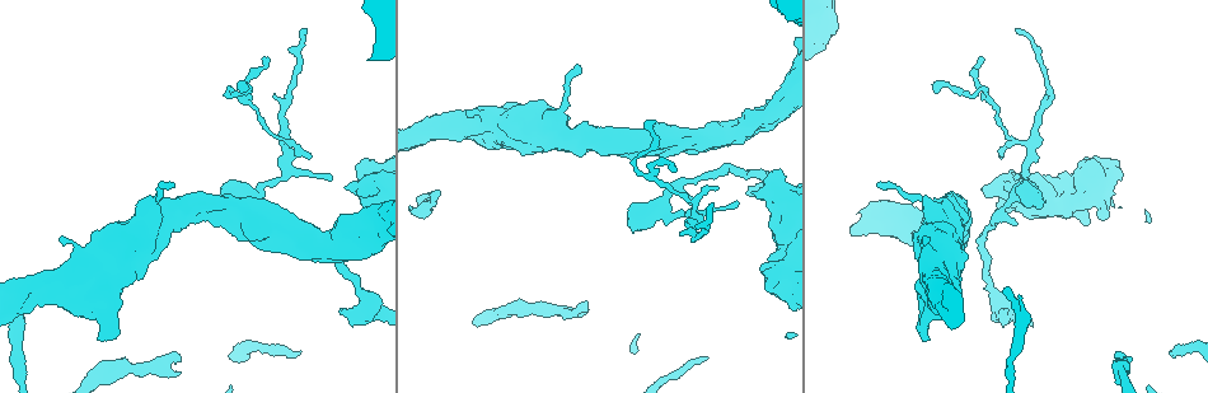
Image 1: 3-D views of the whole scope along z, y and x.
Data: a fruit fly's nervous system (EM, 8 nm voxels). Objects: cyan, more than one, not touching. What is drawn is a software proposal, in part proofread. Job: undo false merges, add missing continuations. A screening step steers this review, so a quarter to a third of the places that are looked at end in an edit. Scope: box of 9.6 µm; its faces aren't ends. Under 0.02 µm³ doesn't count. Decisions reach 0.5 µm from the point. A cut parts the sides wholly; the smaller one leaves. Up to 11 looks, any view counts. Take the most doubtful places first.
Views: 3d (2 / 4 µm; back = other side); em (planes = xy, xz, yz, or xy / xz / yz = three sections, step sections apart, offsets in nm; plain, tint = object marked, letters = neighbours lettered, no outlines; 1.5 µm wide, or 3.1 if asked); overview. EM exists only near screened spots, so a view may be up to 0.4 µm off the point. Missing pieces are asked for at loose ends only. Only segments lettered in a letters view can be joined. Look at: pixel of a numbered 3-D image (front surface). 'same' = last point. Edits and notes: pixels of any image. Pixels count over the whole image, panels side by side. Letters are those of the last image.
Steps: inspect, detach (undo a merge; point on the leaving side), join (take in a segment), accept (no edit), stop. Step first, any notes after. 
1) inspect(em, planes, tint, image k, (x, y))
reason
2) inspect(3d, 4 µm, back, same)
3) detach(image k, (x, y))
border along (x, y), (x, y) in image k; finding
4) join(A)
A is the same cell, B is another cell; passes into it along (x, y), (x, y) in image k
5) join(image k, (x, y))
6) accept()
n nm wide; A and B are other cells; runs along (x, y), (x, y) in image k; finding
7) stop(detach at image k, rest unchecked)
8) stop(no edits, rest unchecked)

inspect(3d, 4 µm, image 1, (1081, 192))
thick end

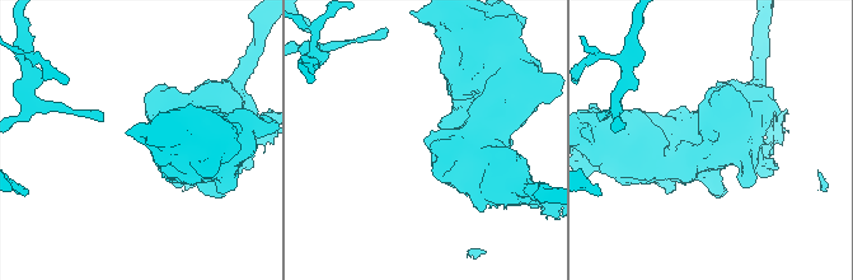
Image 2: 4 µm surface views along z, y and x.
inspect(em, planes, letters, image 2, (430, 136))

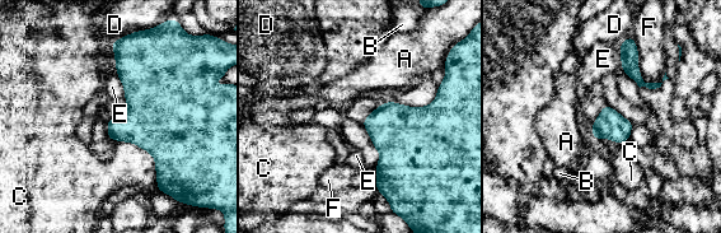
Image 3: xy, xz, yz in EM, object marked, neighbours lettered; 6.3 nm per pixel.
accept()
F touches over 340 nm; A, B, C, D, E and F are other cells; no lettered segment goes on from it

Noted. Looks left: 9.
inspect(em, xy, step 4, letters, image 1, (780, 172))
branch stops here

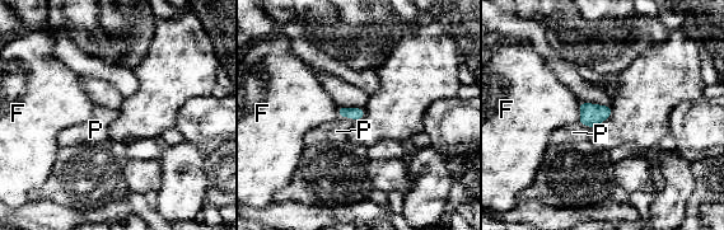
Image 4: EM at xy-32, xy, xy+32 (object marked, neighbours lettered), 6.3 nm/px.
inspect(em, planes, letters, same)

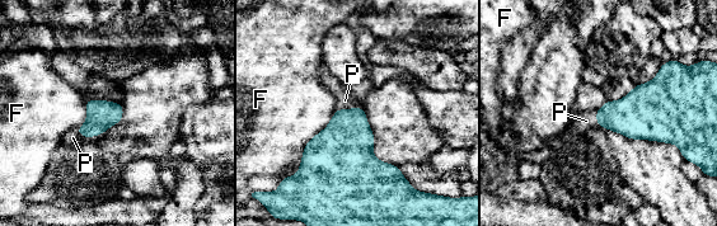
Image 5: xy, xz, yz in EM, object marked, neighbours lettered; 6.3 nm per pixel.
join(P)
P is the same cell, F is another cell; passes into it along (101, 114), (85, 137), (73, 137) in image 5; it goes on there

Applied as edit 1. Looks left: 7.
inspect(overview)

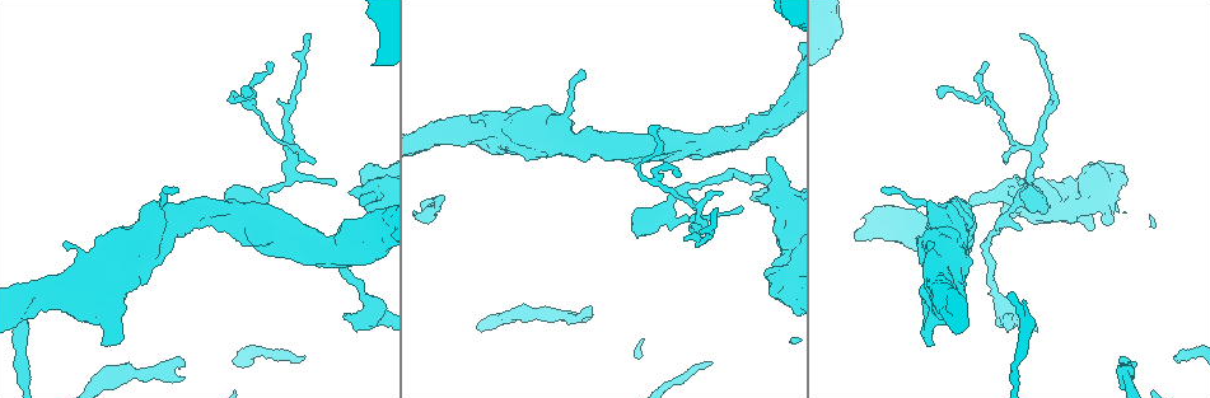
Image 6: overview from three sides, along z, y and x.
inspect(em, yz, step 8, letters, image 6, (174, 190))
free end

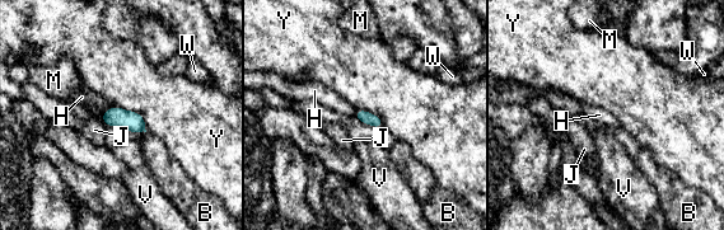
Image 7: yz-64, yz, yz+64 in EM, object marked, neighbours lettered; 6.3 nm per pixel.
accept()
80 nm wide; B, H, J, M, V, W and Y are other cells; border along (113, 106), (136, 111), (146, 131) in image 7; none of them fits

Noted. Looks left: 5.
inspect(em, planes, letters, image 6, (119, 344))

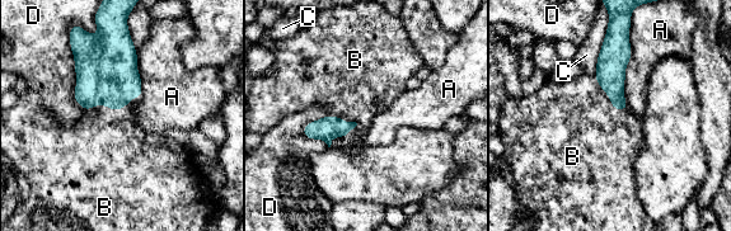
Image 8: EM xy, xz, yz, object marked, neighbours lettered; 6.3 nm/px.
join(B)
B is the same cell, A, C and D are other cells; passes into it along (328, 127), (341, 136), (355, 99) in image 8; the neuron continues

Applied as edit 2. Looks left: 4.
stop(join at image 5, join at image 8, rest unchecked)

